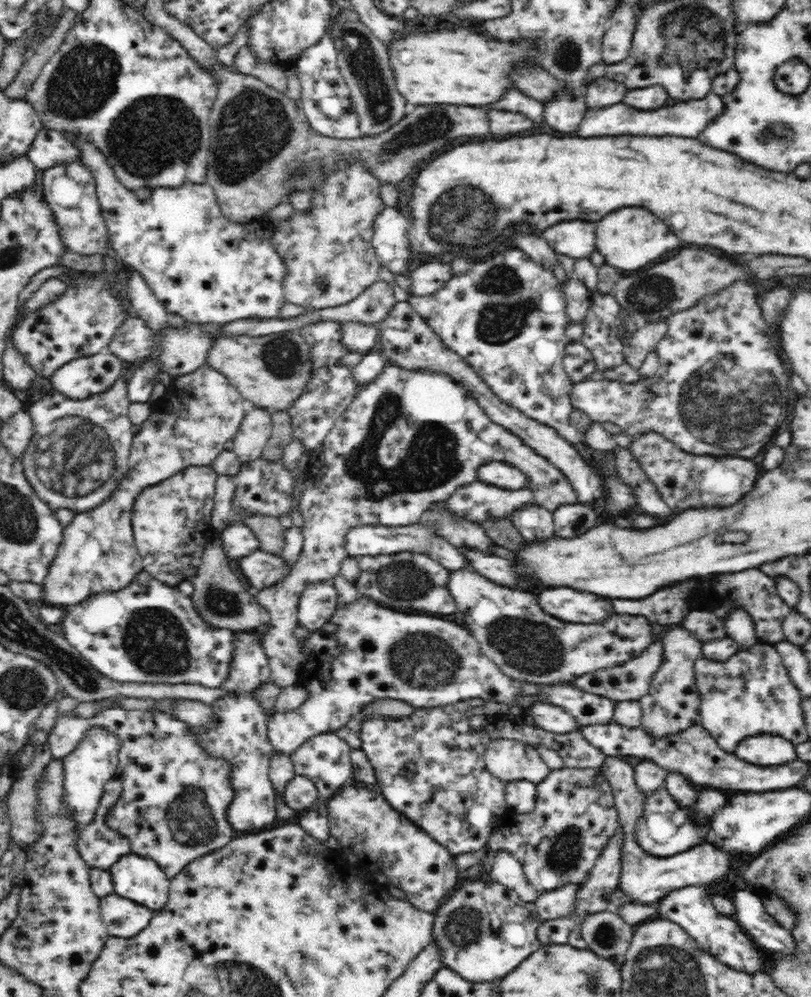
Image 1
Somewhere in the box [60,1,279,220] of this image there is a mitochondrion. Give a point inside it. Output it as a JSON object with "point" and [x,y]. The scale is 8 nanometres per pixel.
{"point":[153,135]}

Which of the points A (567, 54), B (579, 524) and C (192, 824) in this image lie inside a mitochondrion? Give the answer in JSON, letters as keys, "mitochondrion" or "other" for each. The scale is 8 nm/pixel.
{"A":"mitochondrion","B":"other","C":"mitochondrion"}

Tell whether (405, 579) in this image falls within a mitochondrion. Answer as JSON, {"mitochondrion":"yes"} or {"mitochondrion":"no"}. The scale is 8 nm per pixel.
{"mitochondrion":"yes"}

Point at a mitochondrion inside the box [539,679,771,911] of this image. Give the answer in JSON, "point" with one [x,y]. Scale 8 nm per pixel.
{"point":[566,852]}

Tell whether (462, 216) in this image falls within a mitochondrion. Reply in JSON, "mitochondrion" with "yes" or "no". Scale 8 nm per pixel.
{"mitochondrion":"yes"}

